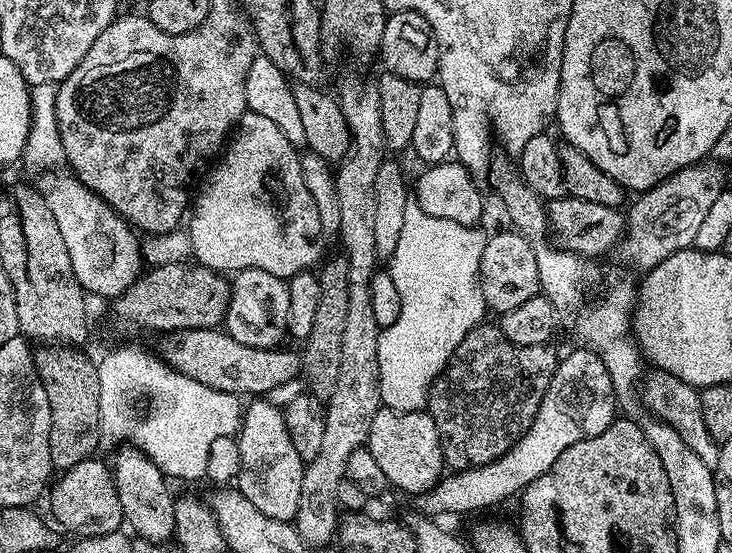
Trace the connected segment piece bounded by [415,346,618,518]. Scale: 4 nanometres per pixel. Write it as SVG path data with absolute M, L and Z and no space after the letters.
M583 346L577 349L559 359L554 378L543 395L542 405L530 430L514 447L494 462L459 469L455 480L445 475L429 492L419 493L415 497L417 513L429 518L440 518L443 512L480 512L511 496L512 499L519 497L527 484L541 477L558 460L563 450L568 450L575 442L602 434L613 423L617 415L618 397L613 390L609 371L596 352Z

